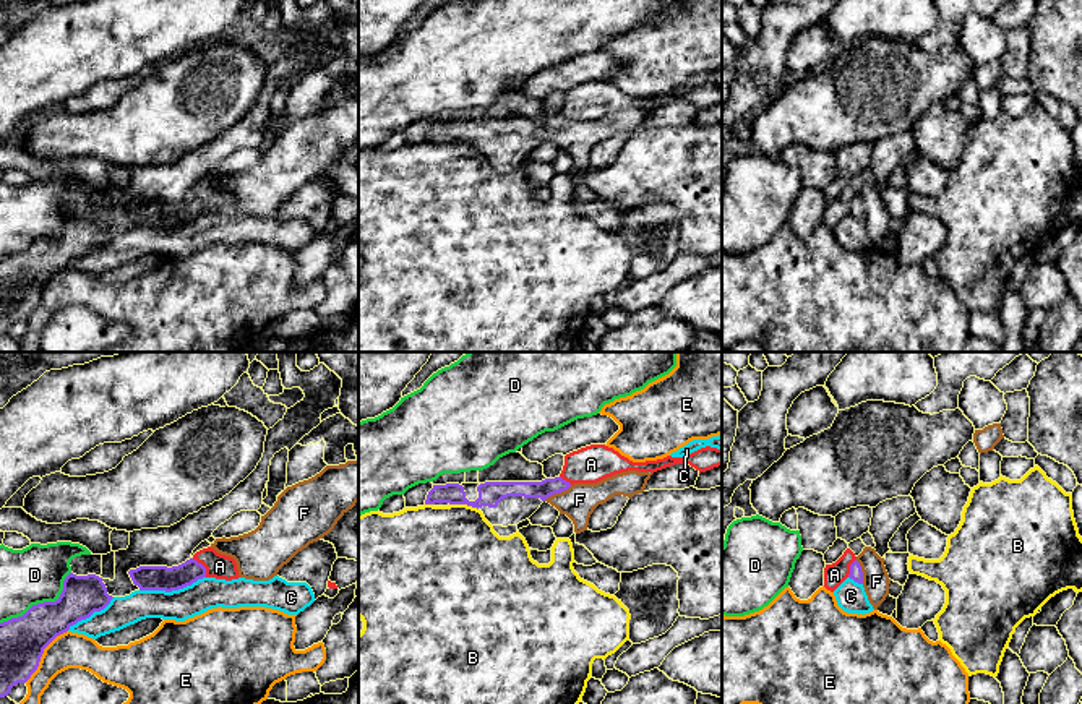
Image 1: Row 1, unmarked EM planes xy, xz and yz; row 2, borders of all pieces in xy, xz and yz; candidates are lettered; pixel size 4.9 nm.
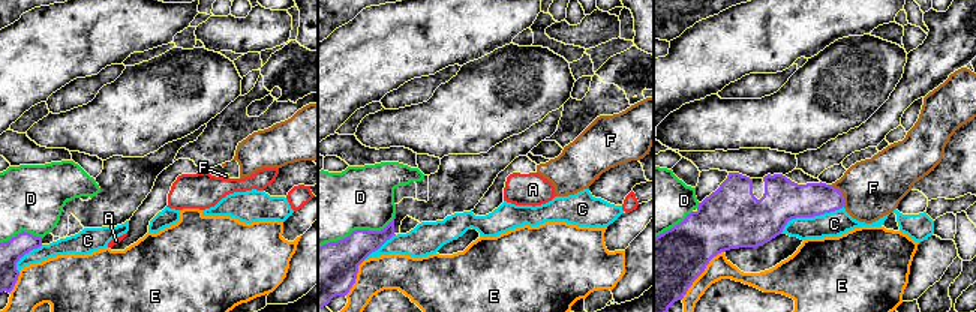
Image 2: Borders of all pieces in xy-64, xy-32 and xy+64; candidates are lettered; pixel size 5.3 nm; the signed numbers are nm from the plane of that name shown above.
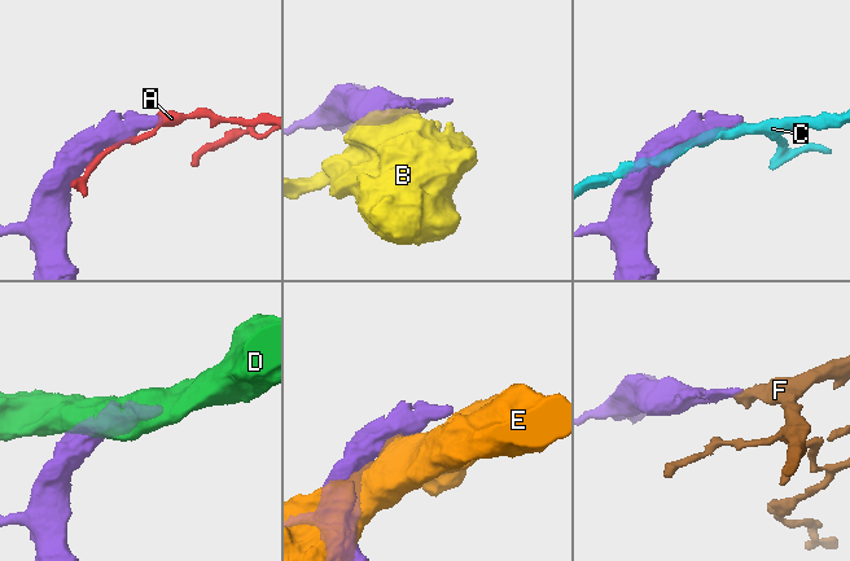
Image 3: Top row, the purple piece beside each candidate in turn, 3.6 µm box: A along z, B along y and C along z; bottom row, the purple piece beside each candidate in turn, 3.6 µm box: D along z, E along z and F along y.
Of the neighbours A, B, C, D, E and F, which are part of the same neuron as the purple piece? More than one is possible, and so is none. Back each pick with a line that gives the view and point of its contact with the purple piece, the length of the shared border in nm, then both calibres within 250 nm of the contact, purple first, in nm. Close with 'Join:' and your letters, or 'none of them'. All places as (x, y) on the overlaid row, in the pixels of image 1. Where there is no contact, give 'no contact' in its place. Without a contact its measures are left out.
F: meets purple in xz at (557, 492); contact 160 nm long; 90 nm thick on the purple side, 170 nm on the other
Join: F

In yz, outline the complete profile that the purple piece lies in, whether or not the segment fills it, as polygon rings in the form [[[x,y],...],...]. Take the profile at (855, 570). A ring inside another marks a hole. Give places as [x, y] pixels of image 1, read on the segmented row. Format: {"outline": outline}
{"outline": [[[865,547],[857,560],[850,564],[848,577],[865,587],[869,603],[874,610],[889,595],[889,574],[884,566],[884,558],[881,558],[874,548]]]}

